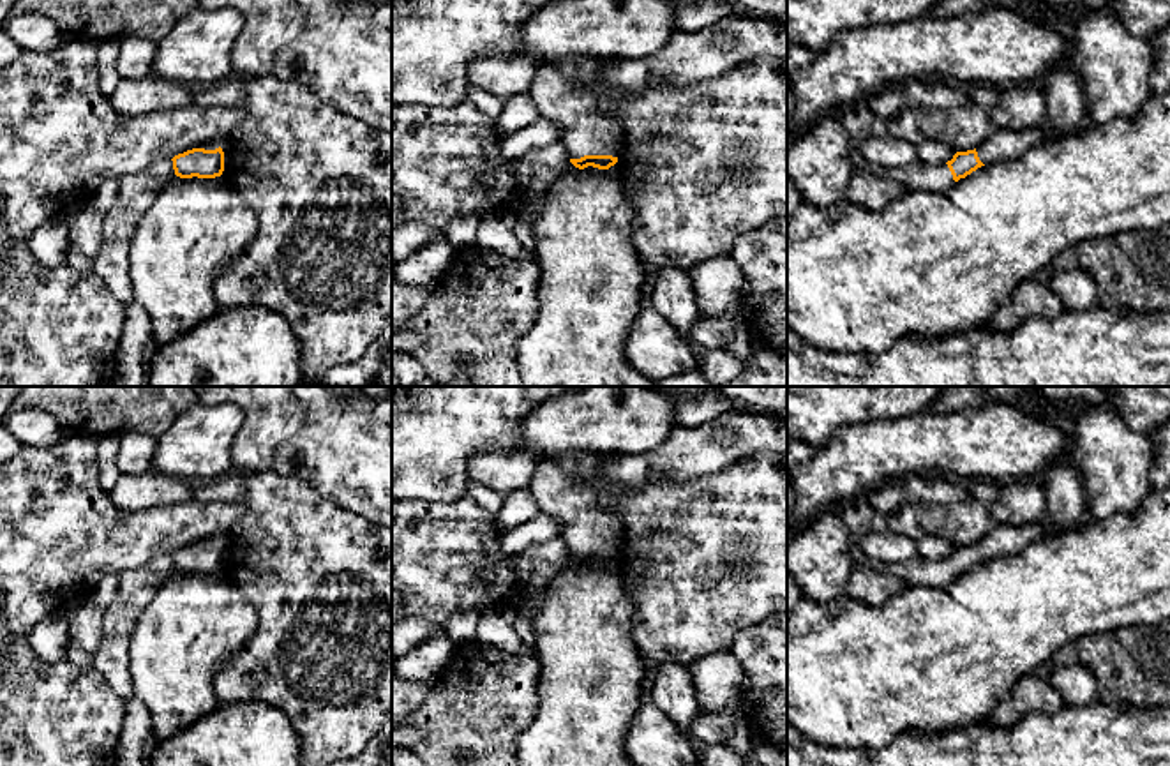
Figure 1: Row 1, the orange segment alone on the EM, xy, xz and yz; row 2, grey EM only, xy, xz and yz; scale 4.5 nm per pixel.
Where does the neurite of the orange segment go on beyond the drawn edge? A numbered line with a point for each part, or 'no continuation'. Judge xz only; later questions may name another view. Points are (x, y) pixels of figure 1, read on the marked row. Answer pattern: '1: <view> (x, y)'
1: xz (584, 131)

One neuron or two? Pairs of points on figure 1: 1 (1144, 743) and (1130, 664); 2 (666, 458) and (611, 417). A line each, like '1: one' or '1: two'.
1: two
2: two

